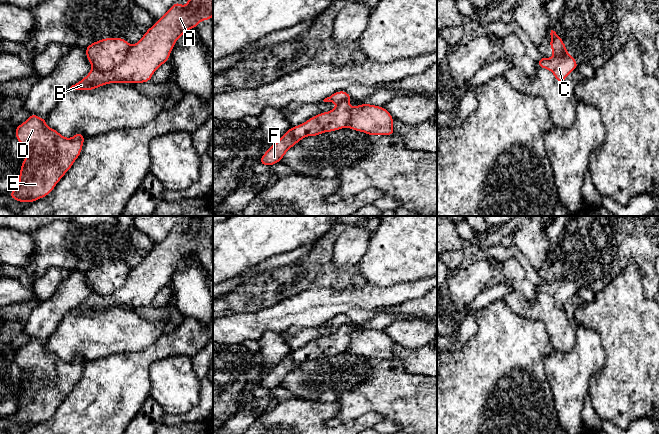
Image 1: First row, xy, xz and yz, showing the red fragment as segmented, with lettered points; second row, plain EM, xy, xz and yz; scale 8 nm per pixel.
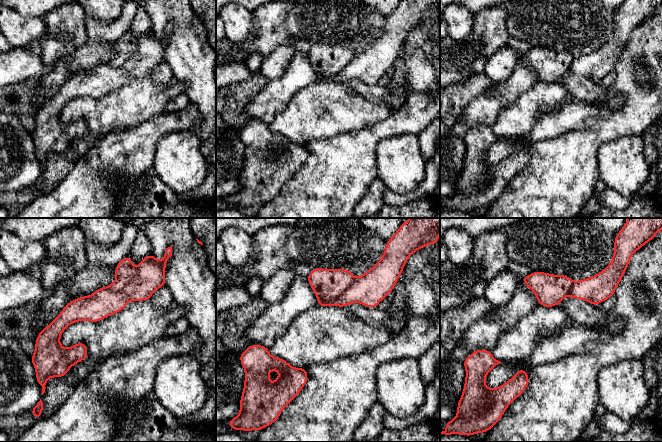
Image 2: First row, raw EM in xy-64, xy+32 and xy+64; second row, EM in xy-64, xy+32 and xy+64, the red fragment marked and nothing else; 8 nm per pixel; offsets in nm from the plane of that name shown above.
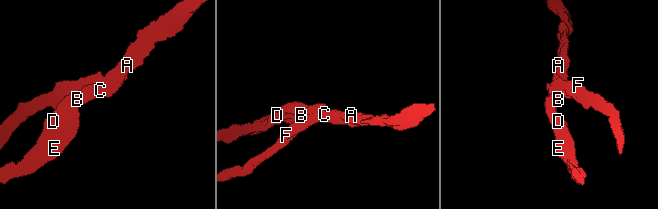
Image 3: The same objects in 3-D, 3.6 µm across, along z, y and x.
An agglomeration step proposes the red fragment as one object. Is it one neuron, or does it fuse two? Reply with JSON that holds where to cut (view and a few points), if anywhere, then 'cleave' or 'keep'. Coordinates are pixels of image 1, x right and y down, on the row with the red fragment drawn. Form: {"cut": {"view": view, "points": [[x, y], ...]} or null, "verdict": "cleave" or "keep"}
{"cut": {"view": "xy", "points": [[131, 46], [126, 57], [112, 69], [98, 70], [92, 68]]}, "verdict": "cleave"}

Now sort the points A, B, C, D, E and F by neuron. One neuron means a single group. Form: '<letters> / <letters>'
A B C D E / F

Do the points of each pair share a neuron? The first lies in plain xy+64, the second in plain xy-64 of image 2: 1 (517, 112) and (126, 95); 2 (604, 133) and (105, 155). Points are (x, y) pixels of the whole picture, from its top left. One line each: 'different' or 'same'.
1: same
2: same

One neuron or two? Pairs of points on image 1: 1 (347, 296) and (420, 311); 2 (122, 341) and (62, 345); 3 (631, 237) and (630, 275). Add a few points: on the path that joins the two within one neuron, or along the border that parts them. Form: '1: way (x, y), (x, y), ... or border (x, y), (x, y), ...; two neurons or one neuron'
1: border (416, 298), (381, 308); two neurons
2: way (107, 340), (77, 340); one neuron
3: border (630, 258), (635, 261), (641, 275), (641, 280); two neurons

